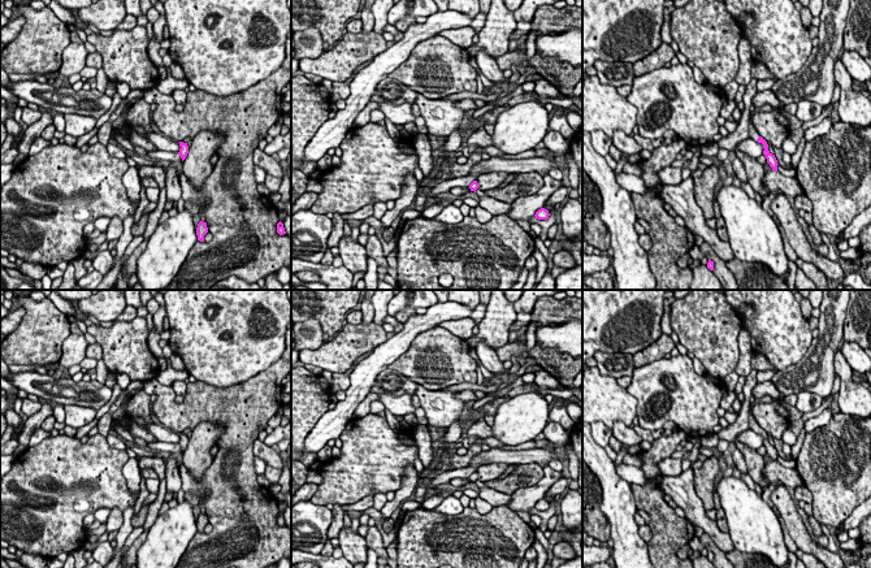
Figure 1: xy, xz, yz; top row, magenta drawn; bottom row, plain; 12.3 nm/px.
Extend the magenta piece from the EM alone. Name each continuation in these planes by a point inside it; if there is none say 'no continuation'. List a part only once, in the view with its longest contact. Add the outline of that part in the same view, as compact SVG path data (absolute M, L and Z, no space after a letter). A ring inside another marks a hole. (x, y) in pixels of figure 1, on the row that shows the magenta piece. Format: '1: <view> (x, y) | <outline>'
1: yz (753, 133) | M763 105L763 107L760 107L760 108L754 108L754 110L753 112L750 112L750 121L749 121L749 136L751 138L751 139L754 139L754 140L757 140L758 138L759 138L759 134L758 134L758 131L755 130L755 127L754 127L754 123L753 123L753 116L755 114L755 113L758 113L758 112L771 112L774 109L774 107L772 105Z

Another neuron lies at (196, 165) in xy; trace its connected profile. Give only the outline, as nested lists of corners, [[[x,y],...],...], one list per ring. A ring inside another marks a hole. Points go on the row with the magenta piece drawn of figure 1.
[[[209,130],[199,131],[191,140],[188,153],[182,162],[182,173],[196,188],[200,188],[212,173],[211,157],[216,155],[222,142],[224,134]]]

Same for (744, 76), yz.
[[[741,35],[738,43],[738,57],[740,57],[740,69],[734,78],[738,84],[749,84],[751,81],[751,45],[749,40]]]

